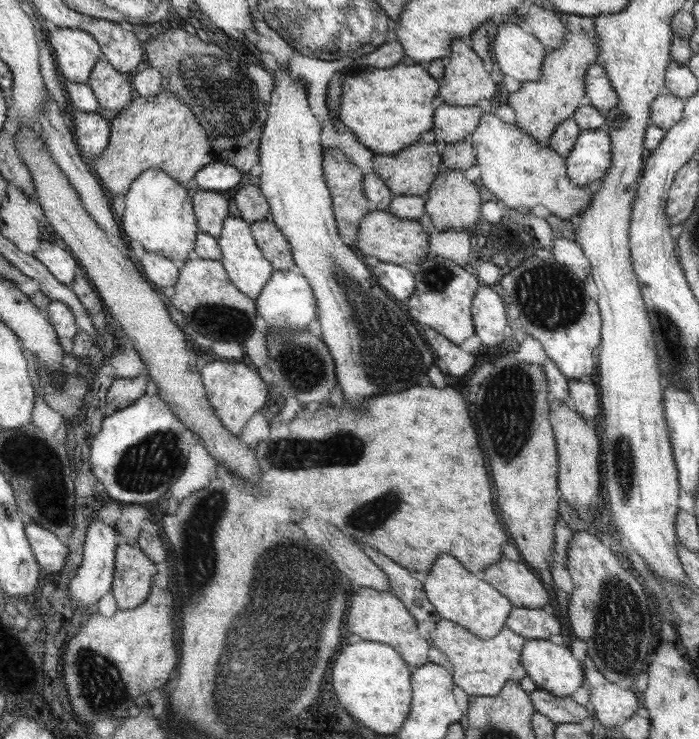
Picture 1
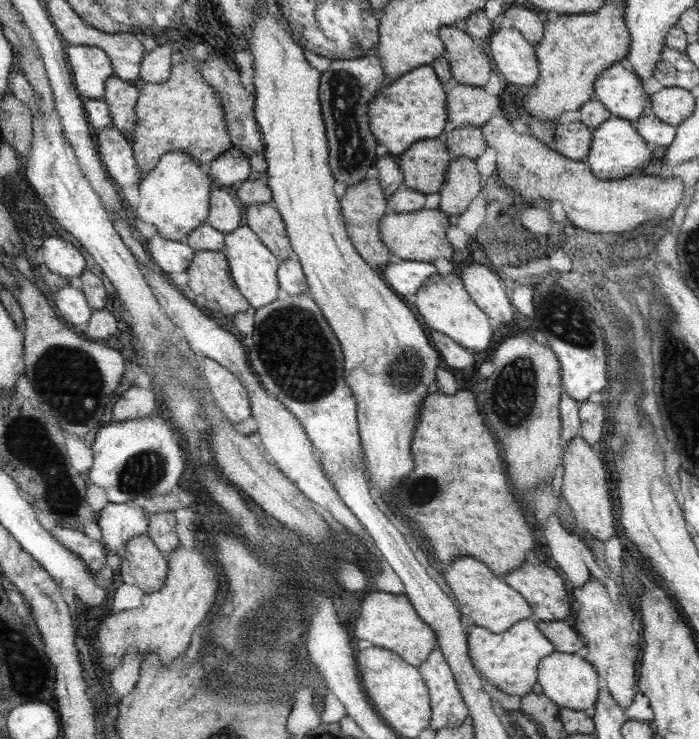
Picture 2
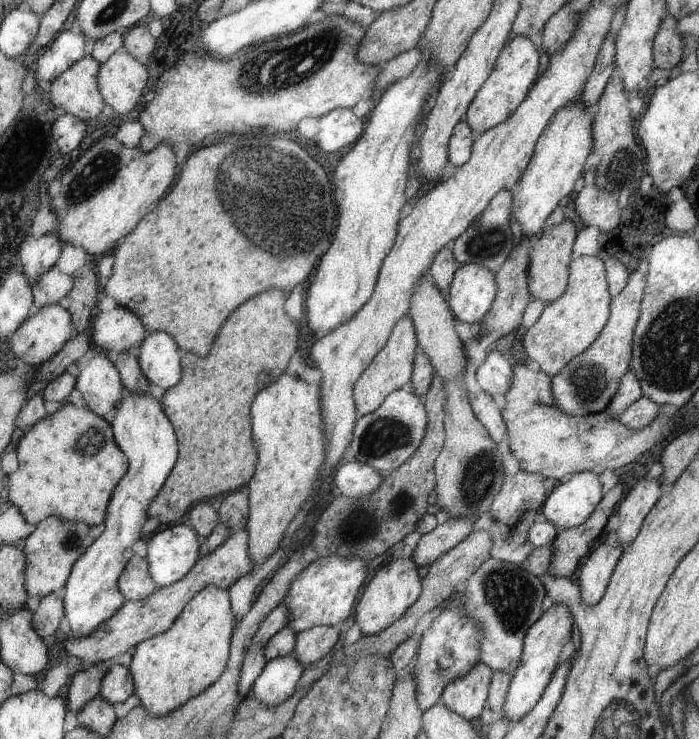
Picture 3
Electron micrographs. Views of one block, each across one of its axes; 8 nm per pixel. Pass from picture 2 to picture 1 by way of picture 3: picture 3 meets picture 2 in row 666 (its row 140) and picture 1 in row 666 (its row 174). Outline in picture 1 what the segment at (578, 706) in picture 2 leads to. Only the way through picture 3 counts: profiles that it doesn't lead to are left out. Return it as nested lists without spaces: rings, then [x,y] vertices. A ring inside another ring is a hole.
[[[528,640],[522,648],[522,664],[527,677],[544,690],[558,697],[570,697],[584,680],[580,662],[567,646],[558,646],[549,640]]]

